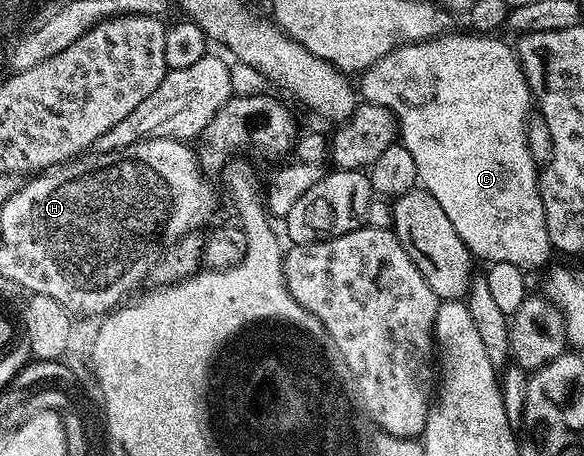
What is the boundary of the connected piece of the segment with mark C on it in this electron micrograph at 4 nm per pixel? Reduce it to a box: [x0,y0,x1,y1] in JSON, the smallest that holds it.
[360,34,551,270]

